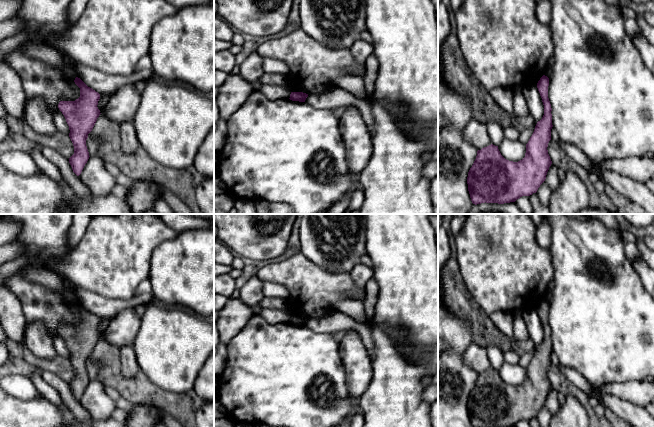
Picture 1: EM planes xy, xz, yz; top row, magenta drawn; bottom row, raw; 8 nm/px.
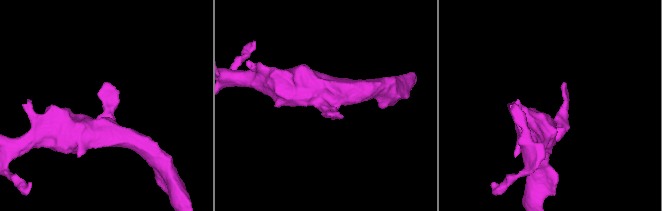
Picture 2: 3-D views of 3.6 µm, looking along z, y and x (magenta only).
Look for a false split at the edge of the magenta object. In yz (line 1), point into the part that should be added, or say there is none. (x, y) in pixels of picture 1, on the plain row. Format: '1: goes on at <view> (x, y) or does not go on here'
1: does not go on here

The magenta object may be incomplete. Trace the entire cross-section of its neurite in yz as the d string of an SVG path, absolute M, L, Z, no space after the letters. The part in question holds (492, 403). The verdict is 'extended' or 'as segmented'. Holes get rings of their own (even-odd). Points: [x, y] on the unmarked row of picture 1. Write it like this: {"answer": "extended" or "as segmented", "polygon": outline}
{"answer": "as segmented", "polygon": "M543 299L537 312L544 339L537 346L526 368L525 381L513 386L505 383L493 368L477 375L468 396L467 408L472 427L510 427L536 417L552 388L548 378L551 364L552 332L548 322L549 302Z"}

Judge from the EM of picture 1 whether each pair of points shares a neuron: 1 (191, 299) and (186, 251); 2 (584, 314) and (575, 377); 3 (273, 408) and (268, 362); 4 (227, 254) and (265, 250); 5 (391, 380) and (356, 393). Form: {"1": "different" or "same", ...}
{"1": "same", "2": "different", "3": "same", "4": "different", "5": "different"}

